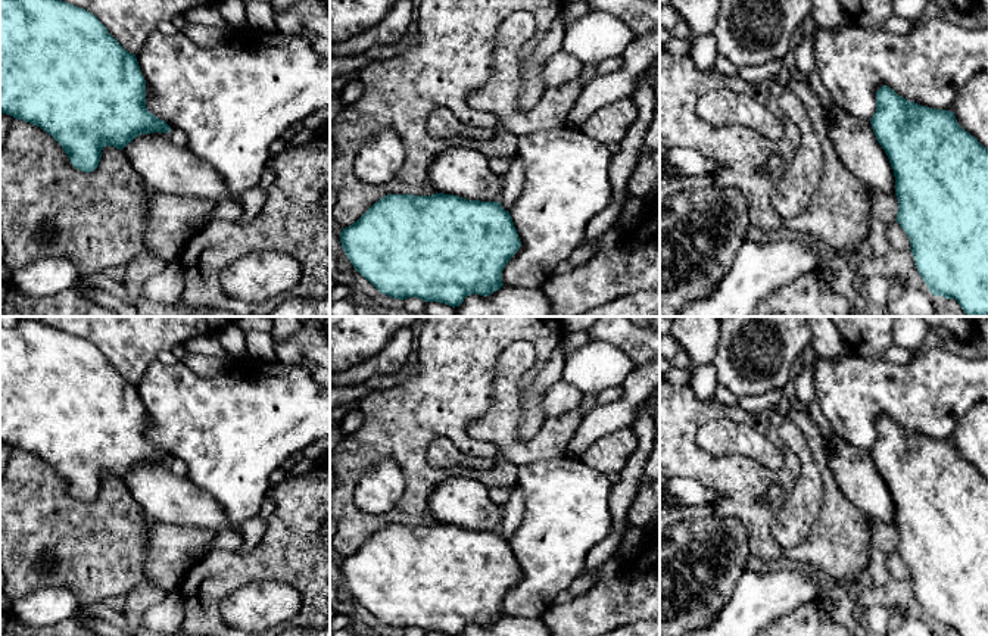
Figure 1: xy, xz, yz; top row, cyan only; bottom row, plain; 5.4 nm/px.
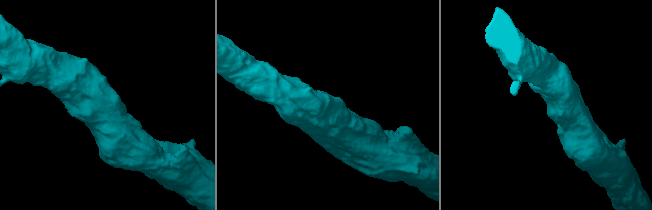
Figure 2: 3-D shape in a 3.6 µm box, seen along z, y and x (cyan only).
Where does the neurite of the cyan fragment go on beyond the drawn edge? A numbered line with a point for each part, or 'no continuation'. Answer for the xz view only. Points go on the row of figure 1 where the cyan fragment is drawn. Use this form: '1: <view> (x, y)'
1: xz (458, 171)

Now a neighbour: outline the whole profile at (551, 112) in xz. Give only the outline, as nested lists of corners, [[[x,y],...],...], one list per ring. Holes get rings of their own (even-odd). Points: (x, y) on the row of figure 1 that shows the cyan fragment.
[[[582,78],[548,87],[533,109],[526,112],[515,109],[502,116],[502,124],[517,137],[564,127],[583,88]]]

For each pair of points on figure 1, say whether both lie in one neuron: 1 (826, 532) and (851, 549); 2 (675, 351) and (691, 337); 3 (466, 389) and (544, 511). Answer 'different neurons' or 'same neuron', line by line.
1: same neuron
2: different neurons
3: different neurons

